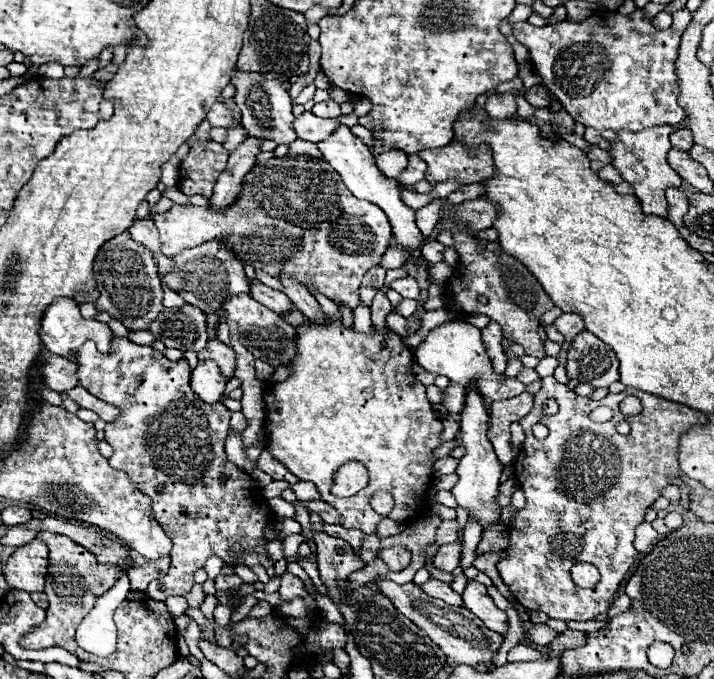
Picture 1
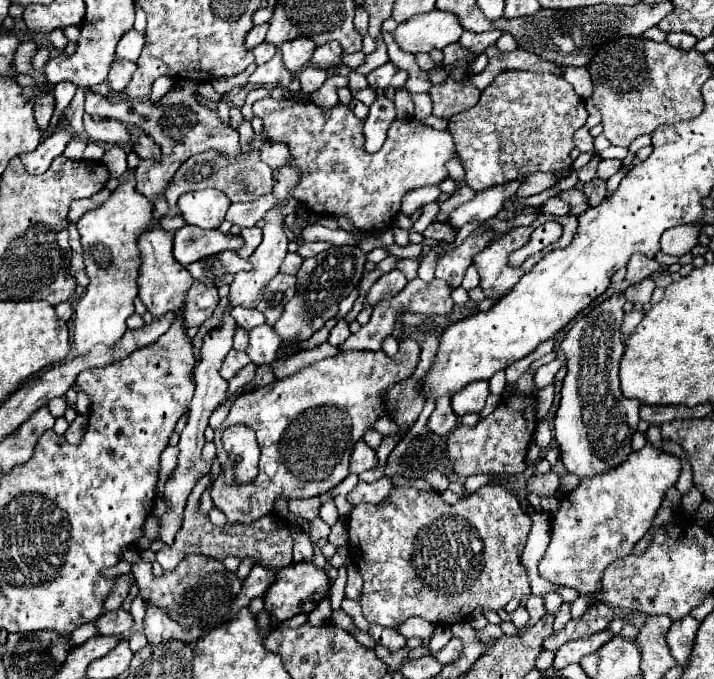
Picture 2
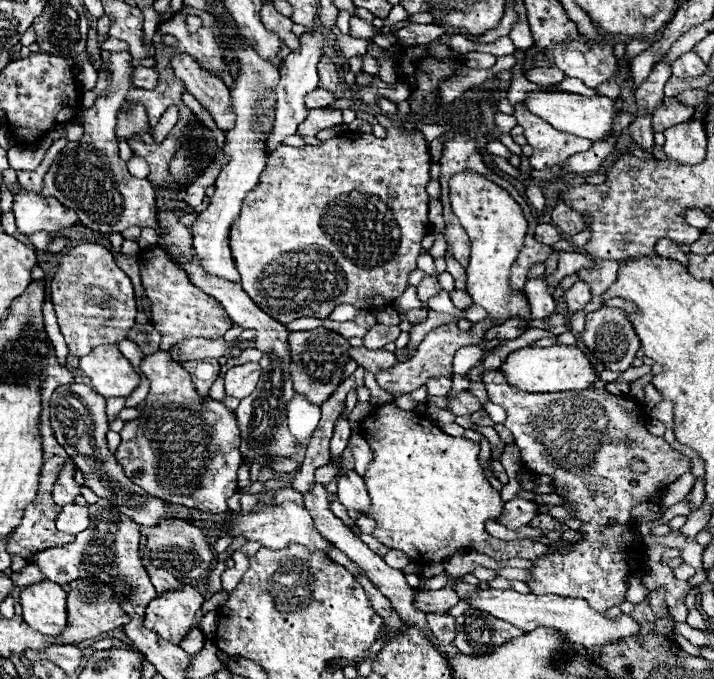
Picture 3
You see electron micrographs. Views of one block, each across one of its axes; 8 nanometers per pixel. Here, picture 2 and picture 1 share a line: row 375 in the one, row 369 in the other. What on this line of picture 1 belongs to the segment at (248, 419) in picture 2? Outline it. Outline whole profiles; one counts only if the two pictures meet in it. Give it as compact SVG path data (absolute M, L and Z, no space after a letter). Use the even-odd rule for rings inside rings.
M328 318L328 324L326 326L318 326L314 322L310 322L308 326L302 326L302 328L296 328L298 330L298 356L290 362L290 368L292 368L292 374L278 382L278 384L270 384L268 386L268 392L264 394L264 402L266 402L266 426L268 426L268 450L274 454L274 458L278 458L294 476L298 476L300 480L306 480L306 482L314 482L320 490L320 496L324 502L328 502L330 506L334 506L340 514L342 514L342 526L344 528L358 528L362 530L364 534L376 534L376 526L382 522L382 516L378 512L374 512L370 508L370 498L376 494L376 492L390 492L394 496L394 510L388 514L388 518L392 520L412 520L410 516L418 512L420 504L426 502L426 492L432 484L430 476L434 474L432 470L432 464L434 464L434 450L442 446L442 420L434 414L428 398L426 398L426 388L422 386L422 382L418 382L418 378L414 378L414 374L410 374L412 370L412 364L414 364L414 354L412 350L406 350L402 344L400 344L400 336L386 330L384 334L378 334L378 332L370 332L370 334L362 334L362 332L356 332L354 328L344 328L340 320L330 320ZM350 460L356 460L360 462L368 472L370 472L370 486L362 488L358 494L350 496L350 498L338 498L338 496L332 496L332 486L334 486L334 474L338 470L338 466L344 466L346 462Z

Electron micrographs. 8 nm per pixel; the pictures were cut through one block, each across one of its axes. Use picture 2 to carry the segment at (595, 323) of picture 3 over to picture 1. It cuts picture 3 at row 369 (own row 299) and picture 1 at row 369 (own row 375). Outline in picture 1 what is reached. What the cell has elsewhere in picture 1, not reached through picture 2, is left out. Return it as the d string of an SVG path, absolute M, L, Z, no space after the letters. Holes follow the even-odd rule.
M584 330L570 344L566 372L568 378L588 382L596 388L610 386L618 380L618 358L610 346Z

